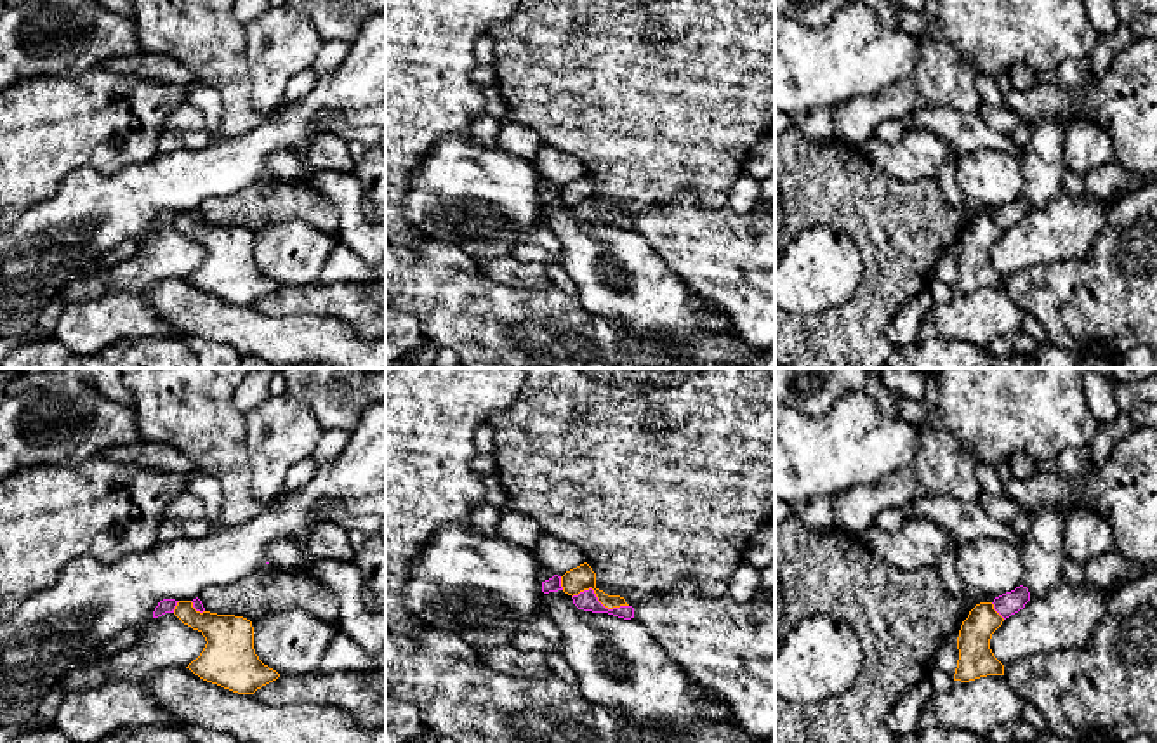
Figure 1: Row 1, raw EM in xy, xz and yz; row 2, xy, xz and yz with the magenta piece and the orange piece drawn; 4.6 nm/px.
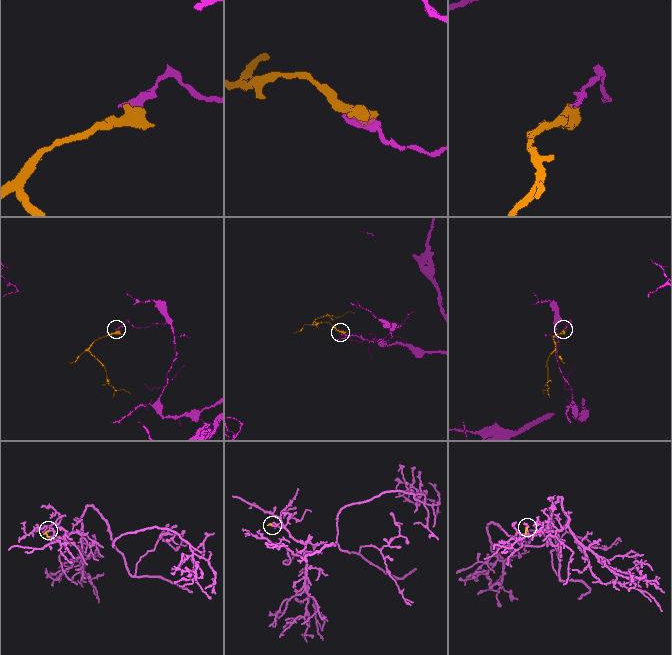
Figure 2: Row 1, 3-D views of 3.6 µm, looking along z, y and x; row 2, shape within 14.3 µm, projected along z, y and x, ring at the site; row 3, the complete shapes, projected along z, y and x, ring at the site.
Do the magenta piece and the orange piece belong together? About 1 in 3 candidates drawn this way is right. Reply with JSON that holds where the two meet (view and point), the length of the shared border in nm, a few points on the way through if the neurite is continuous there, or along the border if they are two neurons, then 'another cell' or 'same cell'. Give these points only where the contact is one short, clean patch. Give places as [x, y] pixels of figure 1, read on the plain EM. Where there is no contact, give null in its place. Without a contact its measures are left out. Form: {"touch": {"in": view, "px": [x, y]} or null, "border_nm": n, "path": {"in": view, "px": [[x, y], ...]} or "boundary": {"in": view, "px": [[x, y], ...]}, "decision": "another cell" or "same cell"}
{"touch": {"in": "xz", "px": [596, 210]}, "border_nm": 260, "boundary": {"in": "xz", "px": [[572, 207], [591, 200], [608, 219], [628, 217]]}, "decision": "another cell"}

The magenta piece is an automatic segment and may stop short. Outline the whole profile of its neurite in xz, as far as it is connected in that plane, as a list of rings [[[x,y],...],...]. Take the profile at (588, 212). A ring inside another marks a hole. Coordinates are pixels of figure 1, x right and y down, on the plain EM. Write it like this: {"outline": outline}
{"outline": [[[592,200],[584,201],[578,207],[573,207],[572,210],[573,210],[573,215],[584,222],[608,224],[608,226],[613,226],[613,227],[618,227],[624,231],[634,229],[634,219],[632,217],[620,217],[620,219],[608,220],[598,212]]]}

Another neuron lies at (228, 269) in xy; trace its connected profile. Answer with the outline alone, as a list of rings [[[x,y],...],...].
[[[179,212],[174,226],[207,252],[200,267],[186,278],[200,290],[238,306],[254,306],[280,288],[255,266],[250,231],[210,222],[200,224],[191,212]]]

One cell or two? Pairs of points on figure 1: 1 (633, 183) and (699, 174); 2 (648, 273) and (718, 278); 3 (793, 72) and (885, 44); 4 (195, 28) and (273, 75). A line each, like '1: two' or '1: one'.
1: one
2: two
3: one
4: two

